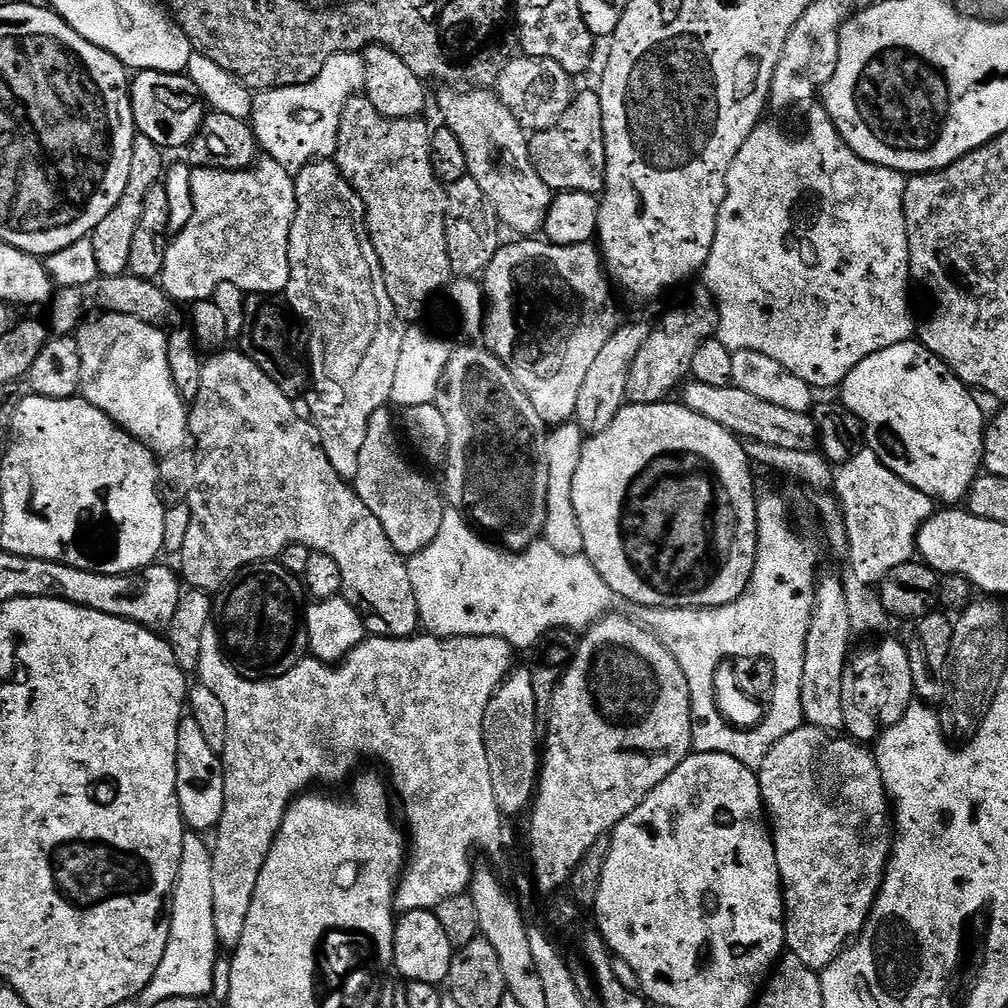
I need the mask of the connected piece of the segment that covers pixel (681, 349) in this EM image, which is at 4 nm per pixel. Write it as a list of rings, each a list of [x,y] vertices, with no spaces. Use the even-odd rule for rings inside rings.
[[[699,286],[684,300],[684,308],[672,312],[654,330],[649,331],[646,346],[638,350],[634,366],[630,366],[630,378],[626,382],[628,400],[633,404],[659,404],[691,373],[694,353],[702,342],[713,339],[716,326],[720,323],[716,313],[716,301],[707,287]],[[683,376],[685,376],[683,378]],[[681,379],[681,380],[680,380]],[[680,380],[680,381],[679,381]]]

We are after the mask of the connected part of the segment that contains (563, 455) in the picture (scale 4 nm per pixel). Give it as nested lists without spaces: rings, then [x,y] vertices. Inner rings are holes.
[[[569,422],[557,424],[547,433],[546,463],[550,466],[550,486],[546,486],[546,526],[543,539],[558,554],[579,556],[584,551],[584,535],[582,526],[578,524],[578,514],[574,512],[574,474],[578,470],[578,462],[582,462],[582,446],[586,434],[579,424]]]

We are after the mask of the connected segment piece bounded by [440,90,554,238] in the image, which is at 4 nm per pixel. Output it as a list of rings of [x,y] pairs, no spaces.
[[[444,90],[440,96],[440,112],[444,115],[443,127],[448,128],[458,138],[466,154],[468,175],[482,186],[486,198],[494,206],[501,225],[520,238],[532,238],[543,229],[546,216],[552,206],[553,191],[537,174],[532,164],[528,142],[529,133],[524,131],[506,110],[495,91],[460,92],[464,90]]]

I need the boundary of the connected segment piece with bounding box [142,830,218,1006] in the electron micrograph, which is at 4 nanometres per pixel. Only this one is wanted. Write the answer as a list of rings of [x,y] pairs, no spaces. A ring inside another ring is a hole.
[[[191,830],[185,831],[182,842],[182,862],[176,879],[176,891],[170,901],[170,938],[166,946],[166,954],[154,974],[154,978],[144,987],[142,1000],[148,1006],[165,1002],[172,998],[208,998],[212,996],[214,986],[214,970],[218,959],[218,941],[214,930],[214,862],[212,848],[203,835]]]

